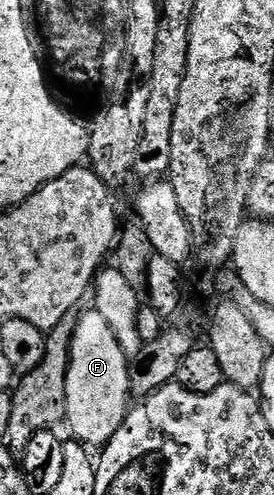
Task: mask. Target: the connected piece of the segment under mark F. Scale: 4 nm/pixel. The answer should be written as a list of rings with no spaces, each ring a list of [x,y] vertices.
[[[95,311],[80,314],[77,317],[77,326],[73,328],[73,342],[71,343],[71,359],[67,371],[67,407],[65,421],[74,438],[86,447],[104,447],[119,431],[125,422],[125,415],[131,408],[131,365],[130,358],[126,357],[123,347],[119,347],[119,339],[115,339],[115,331],[107,327],[107,319]]]

